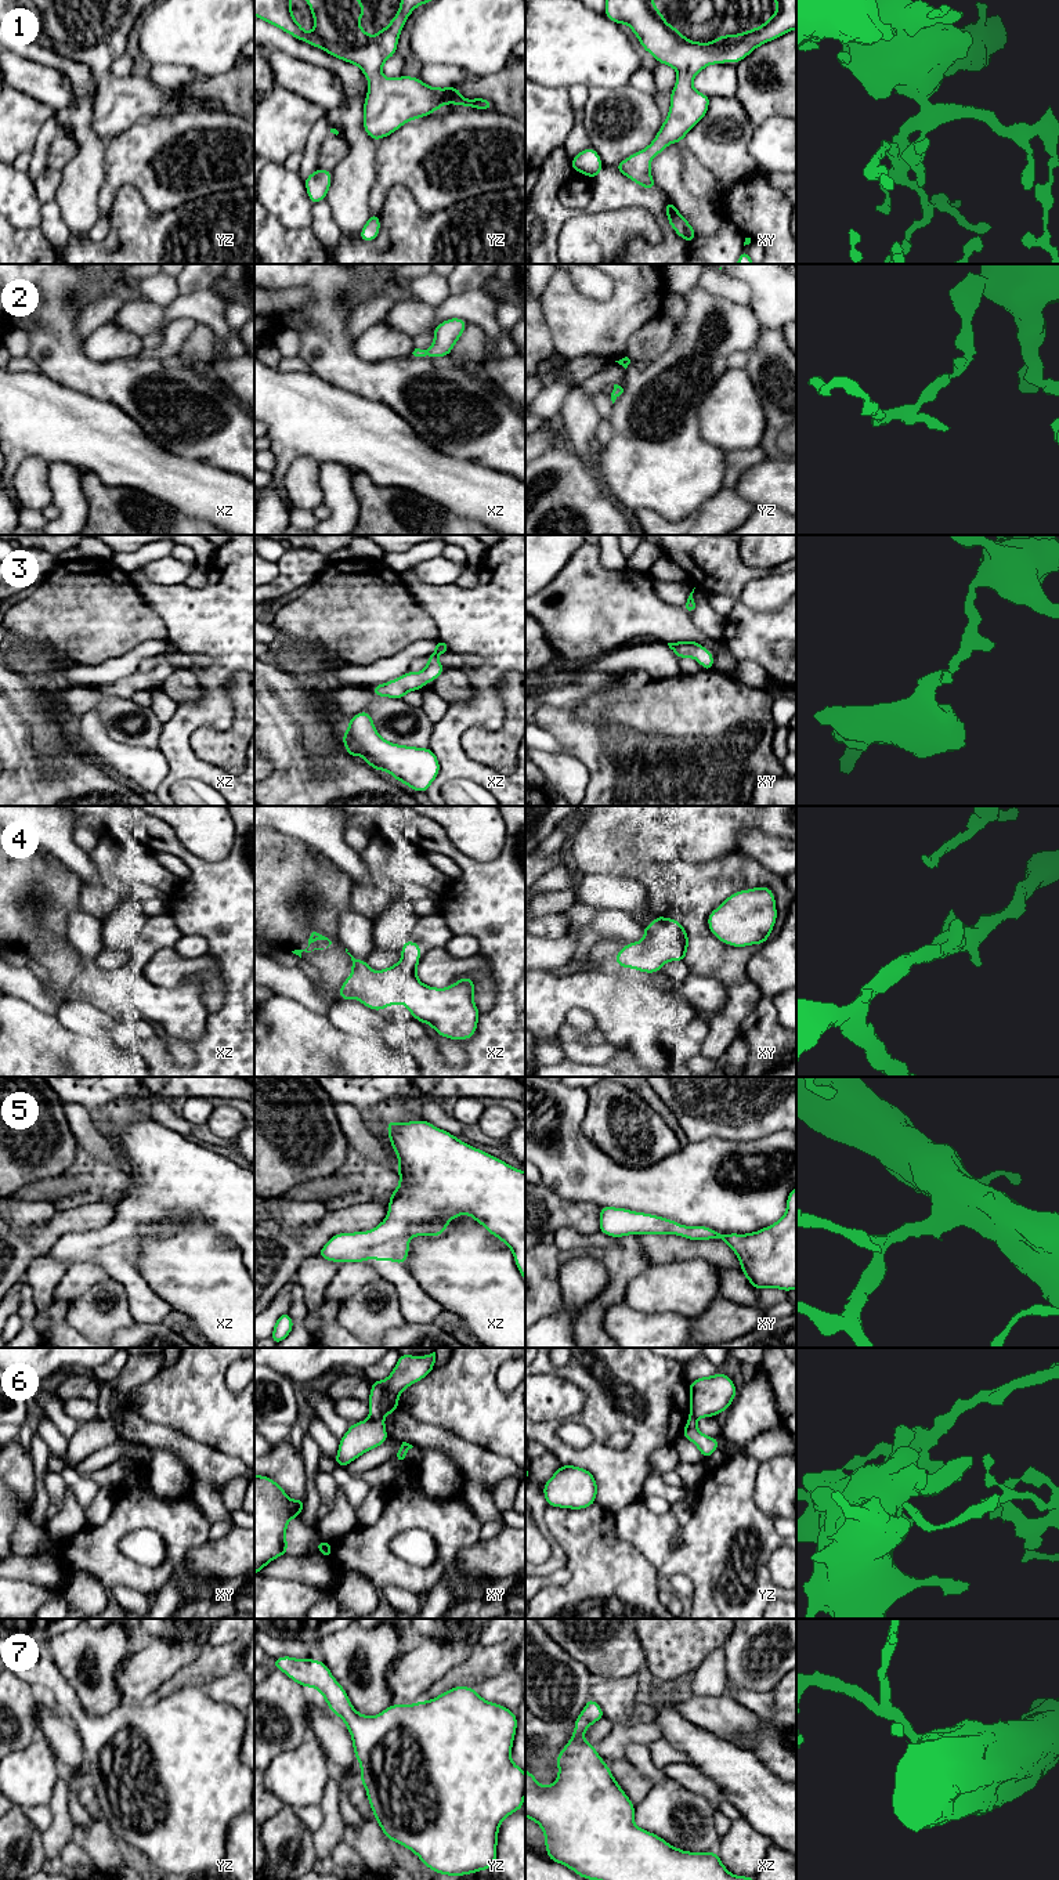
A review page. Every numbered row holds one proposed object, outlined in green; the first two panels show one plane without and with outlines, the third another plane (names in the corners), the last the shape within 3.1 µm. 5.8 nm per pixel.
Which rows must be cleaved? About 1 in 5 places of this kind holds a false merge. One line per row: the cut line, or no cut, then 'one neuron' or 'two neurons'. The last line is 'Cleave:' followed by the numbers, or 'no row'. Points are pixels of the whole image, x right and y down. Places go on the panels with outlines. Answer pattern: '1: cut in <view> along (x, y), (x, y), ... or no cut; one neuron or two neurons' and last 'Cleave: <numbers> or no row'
1: no cut; one neuron
2: no cut; one neuron
3: no cut; one neuron
4: no cut; one neuron
5: no cut; one neuron
6: cut in xy along (371, 1417), (382, 1420); two neurons
7: no cut; one neuron
Cleave: 6

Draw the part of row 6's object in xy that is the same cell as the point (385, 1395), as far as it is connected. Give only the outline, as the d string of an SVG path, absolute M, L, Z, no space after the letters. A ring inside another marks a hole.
M435 1352L427 1356L401 1355L393 1373L383 1381L372 1381L368 1400L369 1417L383 1420L398 1407L401 1392L429 1375L435 1363Z

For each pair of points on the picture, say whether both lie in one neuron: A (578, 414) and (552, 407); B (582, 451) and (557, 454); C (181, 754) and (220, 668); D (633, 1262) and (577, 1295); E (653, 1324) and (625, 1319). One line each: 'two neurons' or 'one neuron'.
A: two neurons
B: two neurons
C: one neuron
D: two neurons
E: one neuron

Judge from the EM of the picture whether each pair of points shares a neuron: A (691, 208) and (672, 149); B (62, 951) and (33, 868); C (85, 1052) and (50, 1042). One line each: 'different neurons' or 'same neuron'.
A: same neuron
B: same neuron
C: same neuron

